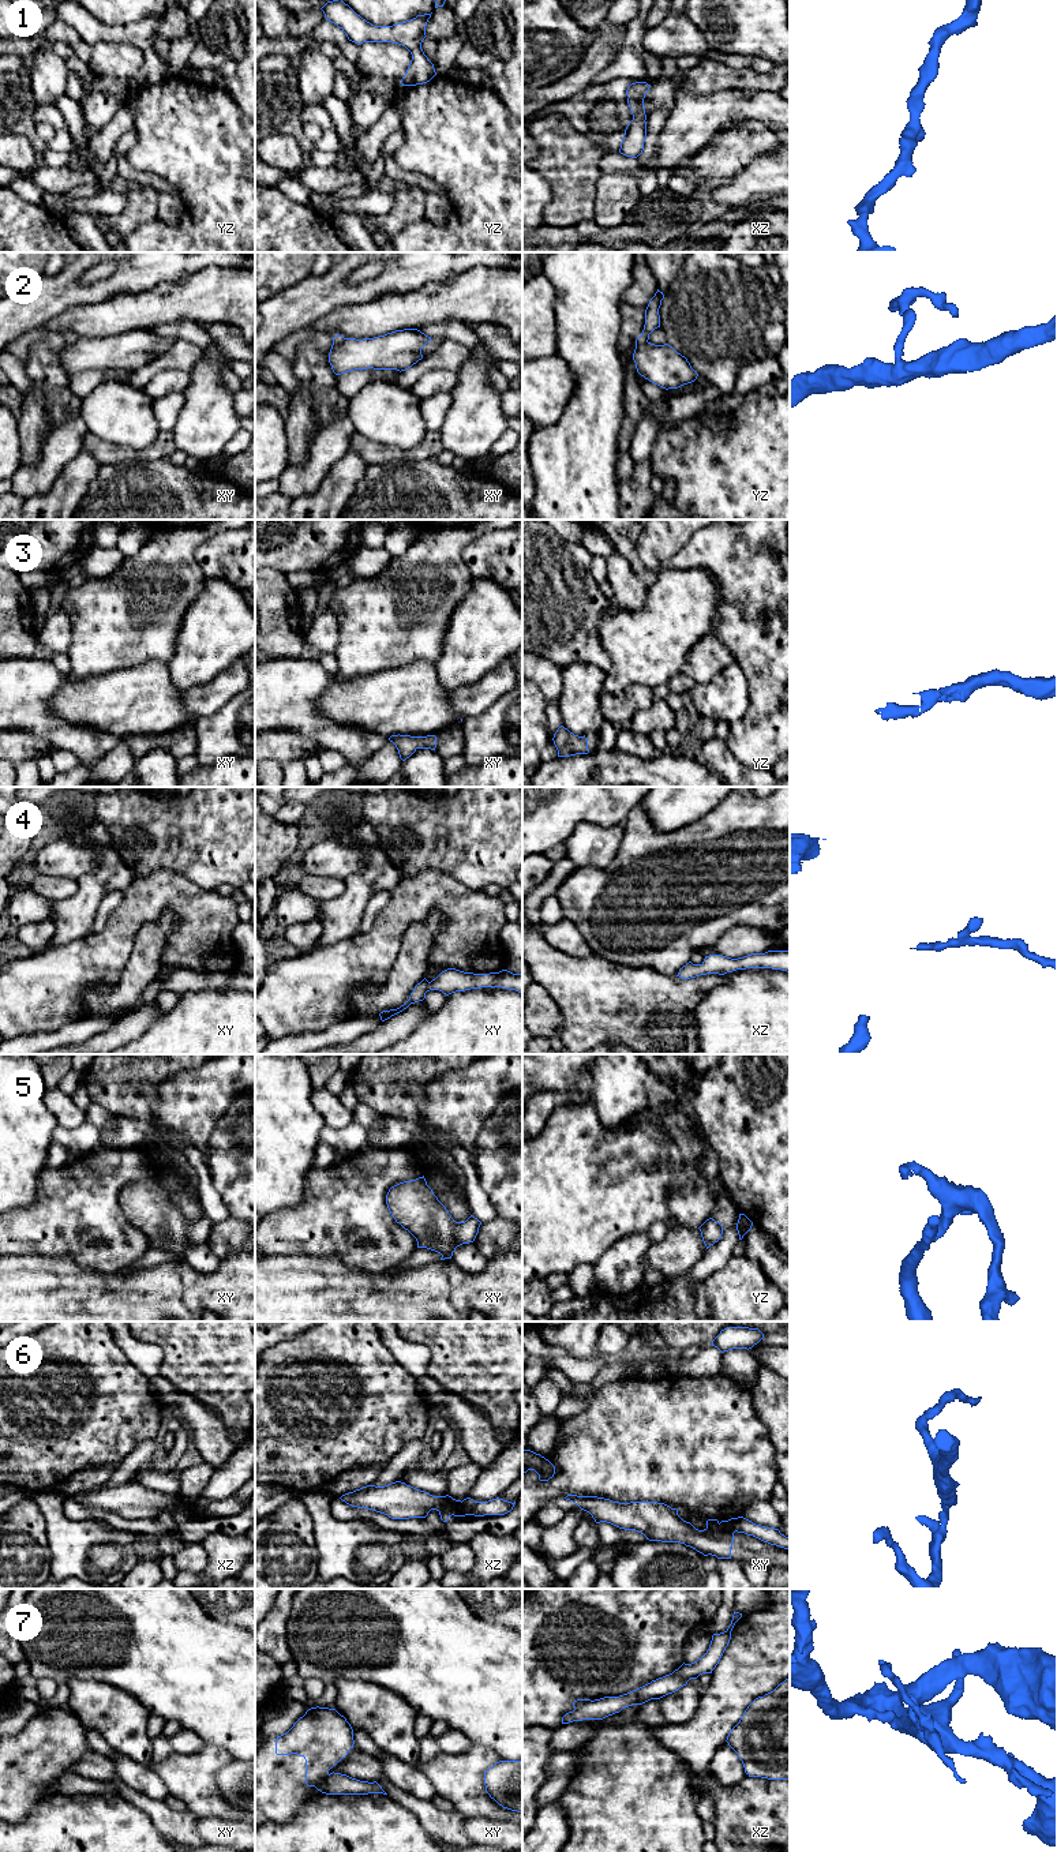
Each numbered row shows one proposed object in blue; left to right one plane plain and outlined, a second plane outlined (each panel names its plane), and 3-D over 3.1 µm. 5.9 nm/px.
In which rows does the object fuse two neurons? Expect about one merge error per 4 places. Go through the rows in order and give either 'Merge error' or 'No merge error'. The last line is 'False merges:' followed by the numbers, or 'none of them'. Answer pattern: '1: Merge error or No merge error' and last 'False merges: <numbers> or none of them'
1: No merge error
2: Merge error
3: No merge error
4: No merge error
5: No merge error
6: Merge error
7: Merge error
False merges: 2, 6, 7

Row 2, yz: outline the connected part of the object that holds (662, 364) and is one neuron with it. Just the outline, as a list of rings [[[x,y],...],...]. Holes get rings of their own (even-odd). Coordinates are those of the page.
[[[638,344],[633,360],[641,376],[666,390],[691,383],[698,376],[687,359],[668,344]]]

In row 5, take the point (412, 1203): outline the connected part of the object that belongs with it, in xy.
[[[424,1176],[391,1186],[386,1195],[386,1204],[396,1222],[416,1238],[417,1248],[427,1248],[441,1253],[441,1260],[451,1259],[457,1246],[473,1242],[481,1225],[473,1215],[465,1222],[456,1222],[427,1185]]]

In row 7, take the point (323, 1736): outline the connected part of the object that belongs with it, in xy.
[[[311,1707],[284,1735],[277,1736],[276,1754],[297,1754],[306,1759],[306,1784],[315,1787],[353,1748],[353,1729],[336,1709]]]

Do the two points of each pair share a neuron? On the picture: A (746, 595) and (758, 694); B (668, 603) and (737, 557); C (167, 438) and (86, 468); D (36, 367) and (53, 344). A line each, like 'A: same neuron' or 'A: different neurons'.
A: same neuron
B: different neurons
C: different neurons
D: same neuron

